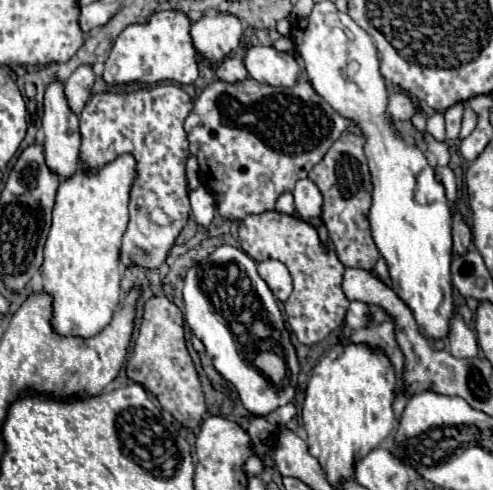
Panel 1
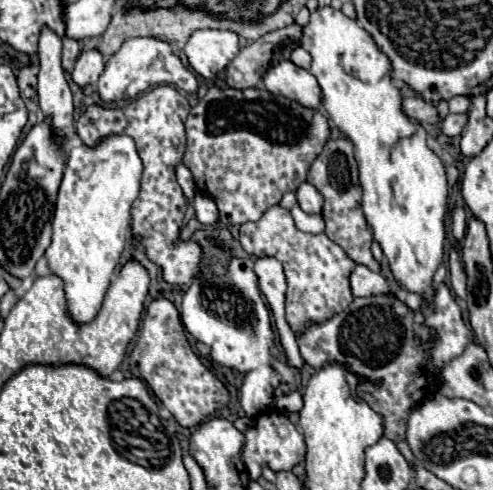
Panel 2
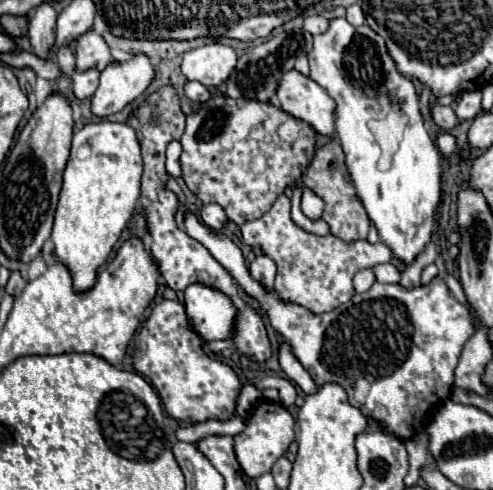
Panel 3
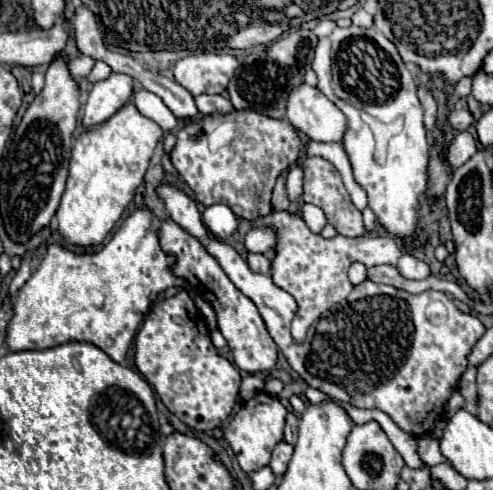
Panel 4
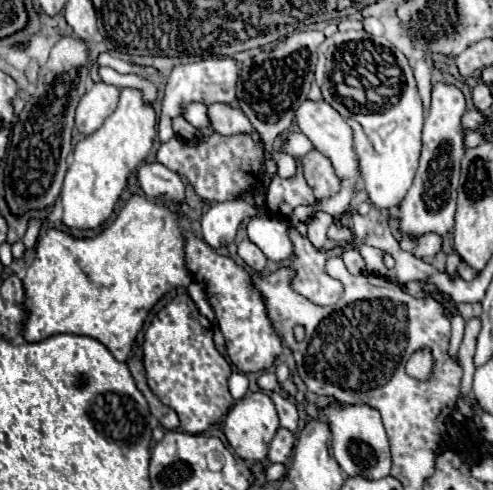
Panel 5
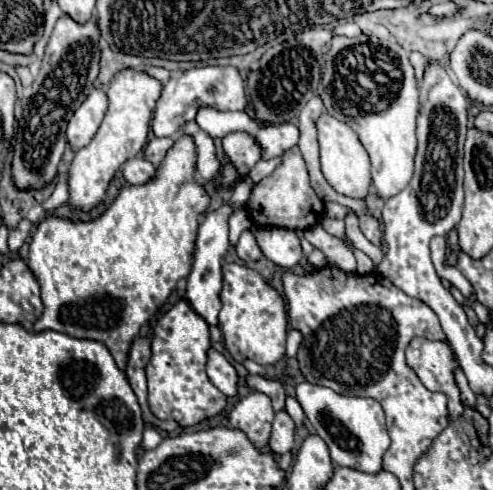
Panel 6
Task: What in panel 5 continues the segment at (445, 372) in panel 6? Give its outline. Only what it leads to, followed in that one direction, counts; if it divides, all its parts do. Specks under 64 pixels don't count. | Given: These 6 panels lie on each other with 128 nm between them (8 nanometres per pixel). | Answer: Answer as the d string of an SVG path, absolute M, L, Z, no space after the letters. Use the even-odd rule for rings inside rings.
M422 348L410 356L410 360L406 362L406 372L412 378L428 380L432 376L432 366L434 366L434 358L432 358L430 348Z

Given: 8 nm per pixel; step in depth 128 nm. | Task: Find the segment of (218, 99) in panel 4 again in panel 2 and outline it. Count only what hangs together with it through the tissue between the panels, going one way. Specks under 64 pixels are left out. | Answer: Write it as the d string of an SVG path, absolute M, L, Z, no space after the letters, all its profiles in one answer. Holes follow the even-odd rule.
M130 38L106 62L106 70L96 82L96 90L104 102L120 102L126 98L134 98L158 84L176 84L180 90L190 94L198 90L196 74L190 68L182 66L180 58L172 52L172 46L168 42L156 38Z

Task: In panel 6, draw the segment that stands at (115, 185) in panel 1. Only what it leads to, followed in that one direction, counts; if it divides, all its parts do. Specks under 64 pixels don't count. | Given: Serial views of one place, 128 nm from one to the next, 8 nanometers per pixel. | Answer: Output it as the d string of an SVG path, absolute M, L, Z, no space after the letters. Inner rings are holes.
M122 68L114 74L114 80L110 82L110 88L106 90L106 96L108 96L106 116L96 136L92 138L92 142L74 154L74 160L70 166L70 182L68 182L70 200L68 202L72 206L90 210L98 202L102 202L110 180L114 178L116 170L120 170L120 164L124 164L124 160L134 158L136 154L142 152L148 140L152 108L156 106L160 92L162 92L162 84L156 78L148 76L144 70Z

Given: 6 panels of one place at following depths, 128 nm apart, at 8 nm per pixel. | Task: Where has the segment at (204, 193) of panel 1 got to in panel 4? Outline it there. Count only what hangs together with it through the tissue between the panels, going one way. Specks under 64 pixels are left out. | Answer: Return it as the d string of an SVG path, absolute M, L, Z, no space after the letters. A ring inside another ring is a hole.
M226 204L208 206L202 214L202 222L216 240L226 240L238 230L238 218Z

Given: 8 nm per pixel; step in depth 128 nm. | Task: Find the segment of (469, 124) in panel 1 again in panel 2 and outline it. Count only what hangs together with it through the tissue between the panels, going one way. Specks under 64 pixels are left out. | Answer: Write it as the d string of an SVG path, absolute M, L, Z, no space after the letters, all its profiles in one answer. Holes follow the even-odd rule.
M454 96L454 98L450 98L448 100L448 104L450 104L450 112L466 112L468 110L468 106L470 106L470 98L468 96Z

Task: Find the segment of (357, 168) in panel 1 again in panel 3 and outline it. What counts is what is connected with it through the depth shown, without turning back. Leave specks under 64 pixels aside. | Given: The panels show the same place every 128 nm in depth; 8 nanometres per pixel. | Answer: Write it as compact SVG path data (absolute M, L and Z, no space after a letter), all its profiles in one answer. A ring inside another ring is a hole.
M328 142L326 146L322 146L314 154L310 166L302 174L302 184L324 200L322 218L330 224L330 232L334 236L338 236L338 238L342 238L346 242L356 242L356 240L364 240L366 238L368 226L370 226L370 218L368 218L362 202L360 202L360 198L356 196L354 184L350 180L346 164L344 164L342 146L338 142ZM376 266L372 268L376 282L382 284L400 284L400 270L396 266Z

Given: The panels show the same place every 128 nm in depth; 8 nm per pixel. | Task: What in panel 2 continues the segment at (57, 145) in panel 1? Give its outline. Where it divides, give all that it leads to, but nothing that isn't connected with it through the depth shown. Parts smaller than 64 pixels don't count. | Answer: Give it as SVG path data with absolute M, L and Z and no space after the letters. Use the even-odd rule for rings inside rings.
M42 26L40 36L38 36L38 58L40 58L40 72L38 72L38 98L40 98L40 108L44 116L52 118L52 126L56 134L68 138L74 132L74 104L72 104L72 92L68 88L68 82L64 78L64 70L60 66L60 54L62 54L62 38L50 30L48 26Z

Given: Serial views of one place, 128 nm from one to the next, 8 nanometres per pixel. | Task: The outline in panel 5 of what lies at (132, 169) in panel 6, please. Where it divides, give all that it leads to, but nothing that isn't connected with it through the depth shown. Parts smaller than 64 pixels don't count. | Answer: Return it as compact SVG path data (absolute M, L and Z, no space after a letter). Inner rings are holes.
M158 162L142 164L136 170L136 178L140 188L148 198L158 198L166 202L182 202L184 200L184 184L180 176Z

